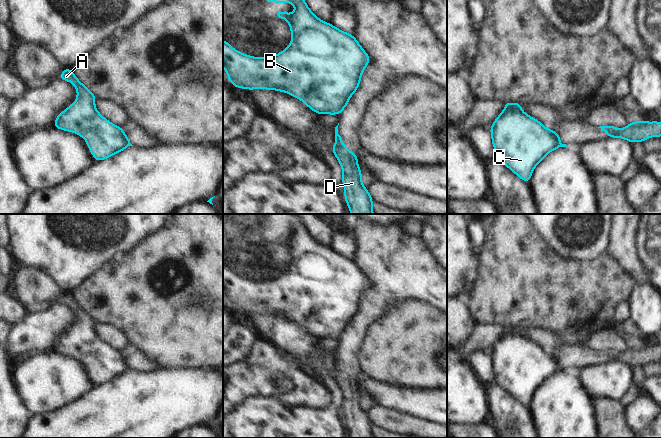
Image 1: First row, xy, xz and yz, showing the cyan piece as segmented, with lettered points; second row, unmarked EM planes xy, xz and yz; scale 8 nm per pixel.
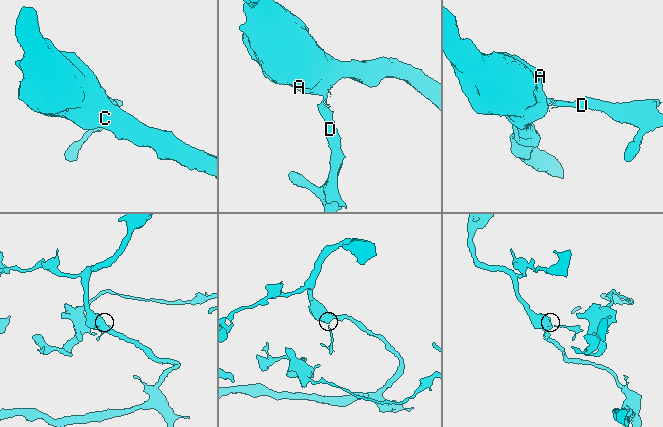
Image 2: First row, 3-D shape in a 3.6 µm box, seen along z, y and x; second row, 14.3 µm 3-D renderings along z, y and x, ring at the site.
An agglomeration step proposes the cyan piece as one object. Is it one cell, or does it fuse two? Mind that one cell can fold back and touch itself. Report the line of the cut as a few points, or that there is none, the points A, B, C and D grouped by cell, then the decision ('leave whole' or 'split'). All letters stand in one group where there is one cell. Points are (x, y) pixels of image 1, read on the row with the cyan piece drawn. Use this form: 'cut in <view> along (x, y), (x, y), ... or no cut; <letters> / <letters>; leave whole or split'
cut in xz along (348, 99), (339, 113); A B C / D; split

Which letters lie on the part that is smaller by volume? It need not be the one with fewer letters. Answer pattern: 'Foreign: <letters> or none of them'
Foreign: D

